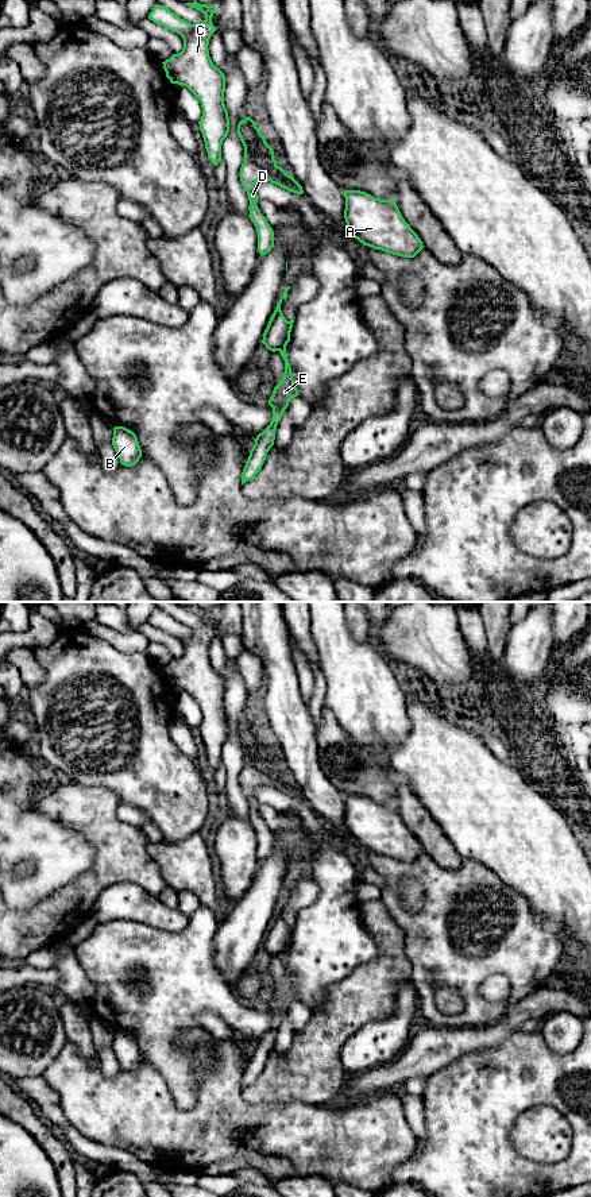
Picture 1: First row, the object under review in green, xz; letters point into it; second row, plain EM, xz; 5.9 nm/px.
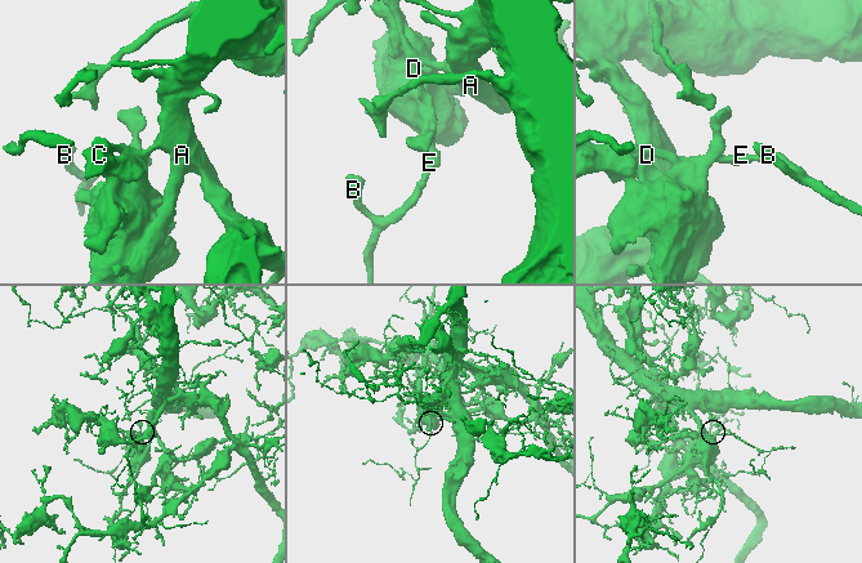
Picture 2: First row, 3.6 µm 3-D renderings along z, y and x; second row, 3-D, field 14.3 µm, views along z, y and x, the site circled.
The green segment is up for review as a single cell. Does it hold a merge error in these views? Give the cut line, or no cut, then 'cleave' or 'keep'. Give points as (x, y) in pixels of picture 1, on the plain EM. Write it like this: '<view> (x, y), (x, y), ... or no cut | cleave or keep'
xz (244, 760), (275, 771) | cleave

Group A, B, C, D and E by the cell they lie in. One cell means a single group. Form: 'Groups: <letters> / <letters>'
Groups: A B D E / C

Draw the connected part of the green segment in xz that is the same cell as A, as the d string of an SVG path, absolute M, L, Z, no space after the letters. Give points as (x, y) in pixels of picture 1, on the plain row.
M345 795L344 823L347 835L364 850L402 862L414 862L422 853L418 839L402 822L394 804L381 804L360 795Z

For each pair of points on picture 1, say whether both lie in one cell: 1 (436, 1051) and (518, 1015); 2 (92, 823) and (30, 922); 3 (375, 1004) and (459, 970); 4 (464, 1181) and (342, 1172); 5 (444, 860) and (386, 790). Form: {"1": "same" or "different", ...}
{"1": "same", "2": "same", "3": "different", "4": "different", "5": "different"}

